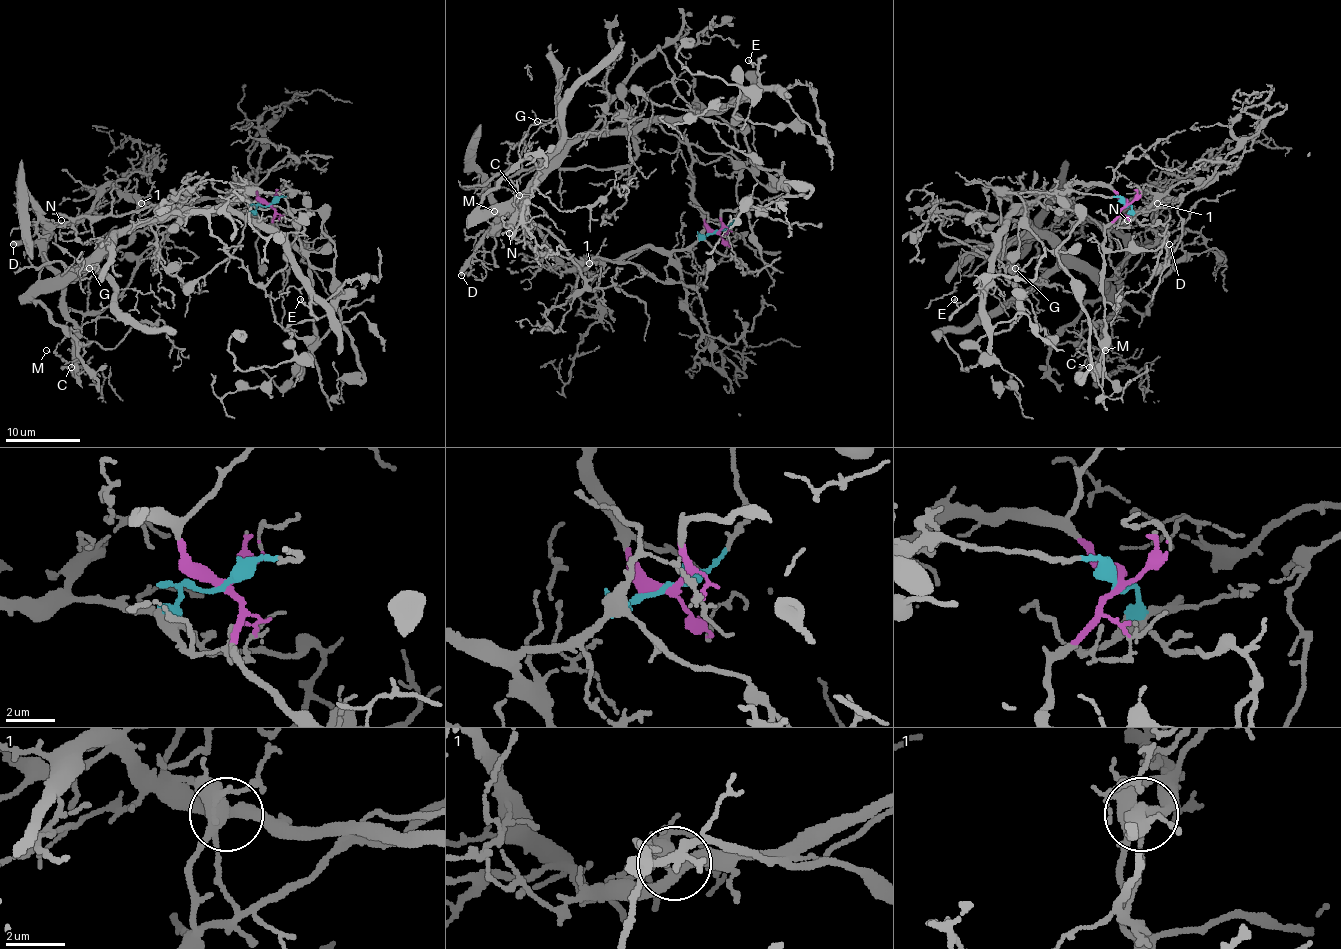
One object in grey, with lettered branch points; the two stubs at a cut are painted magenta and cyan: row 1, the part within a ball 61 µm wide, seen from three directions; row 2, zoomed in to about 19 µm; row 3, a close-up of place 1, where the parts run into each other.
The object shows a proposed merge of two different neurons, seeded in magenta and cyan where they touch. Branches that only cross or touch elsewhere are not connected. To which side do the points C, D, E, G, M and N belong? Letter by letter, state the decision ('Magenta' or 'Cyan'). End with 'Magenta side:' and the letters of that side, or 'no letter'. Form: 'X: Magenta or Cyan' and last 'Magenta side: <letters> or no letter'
C: Magenta
D: Cyan
E: Magenta
G: Magenta
M: Magenta
N: Cyan
Magenta side: C, E, G, M

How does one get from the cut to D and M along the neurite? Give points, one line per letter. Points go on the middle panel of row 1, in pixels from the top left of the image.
D: (716, 231), (692, 246), (670, 251), (638, 248), (615, 259), (569, 268), (528, 222), (503, 216), (460, 276)
M: (716, 231), (690, 149), (653, 121), (578, 137), (481, 210), (516, 164), (539, 173), (526, 223), (494, 210)

